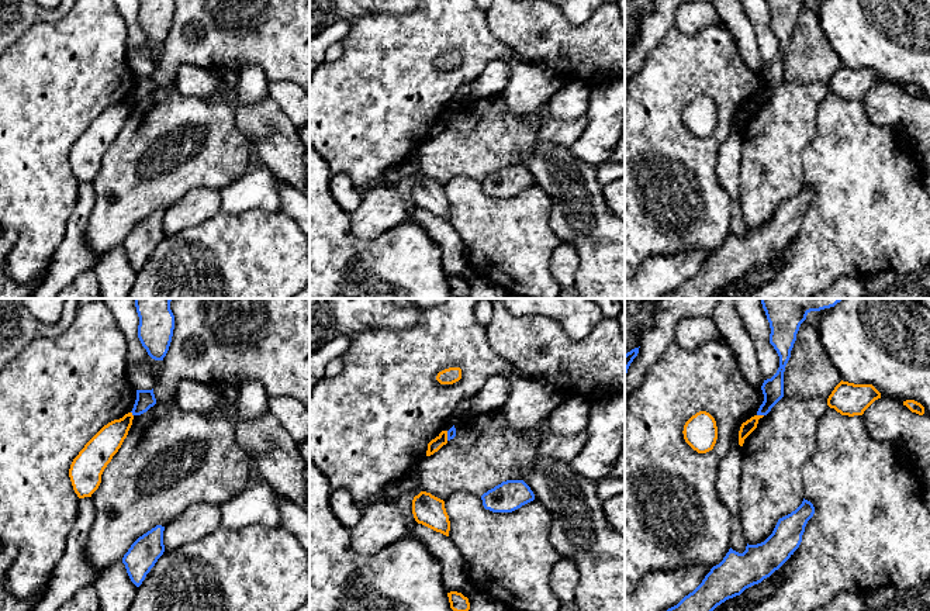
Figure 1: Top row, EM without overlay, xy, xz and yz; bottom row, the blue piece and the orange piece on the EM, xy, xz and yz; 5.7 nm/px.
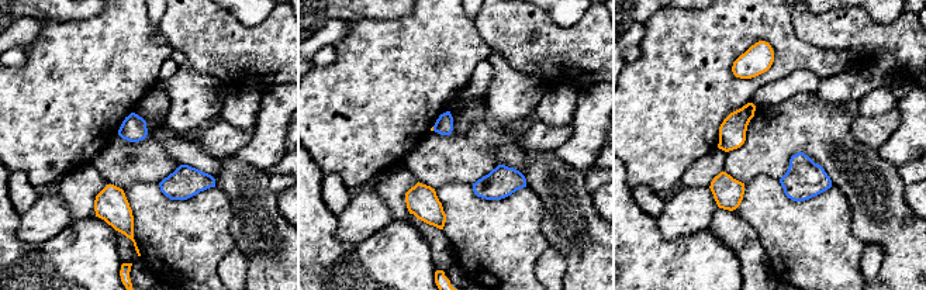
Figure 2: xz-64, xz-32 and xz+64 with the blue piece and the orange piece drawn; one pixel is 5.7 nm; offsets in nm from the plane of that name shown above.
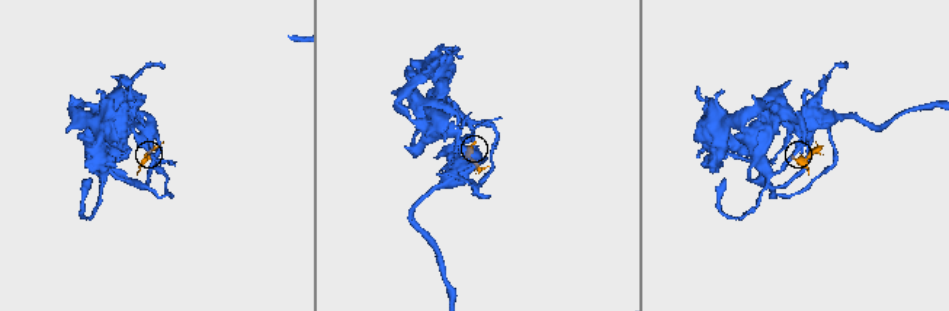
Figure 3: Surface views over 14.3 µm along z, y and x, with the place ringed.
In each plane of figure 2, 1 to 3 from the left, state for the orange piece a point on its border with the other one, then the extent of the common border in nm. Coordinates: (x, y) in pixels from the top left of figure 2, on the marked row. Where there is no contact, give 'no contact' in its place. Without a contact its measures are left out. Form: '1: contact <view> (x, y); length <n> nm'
1: no contact
2: contact xz-32 (434, 128); length 30 nm
3: no contact

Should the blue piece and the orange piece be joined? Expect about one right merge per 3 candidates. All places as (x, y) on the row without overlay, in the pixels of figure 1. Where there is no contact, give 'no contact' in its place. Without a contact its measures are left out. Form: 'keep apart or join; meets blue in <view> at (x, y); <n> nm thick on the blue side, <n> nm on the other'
keep apart; meets blue in yz at (760, 99); 130 nm thick on the blue side, 70 nm on the other

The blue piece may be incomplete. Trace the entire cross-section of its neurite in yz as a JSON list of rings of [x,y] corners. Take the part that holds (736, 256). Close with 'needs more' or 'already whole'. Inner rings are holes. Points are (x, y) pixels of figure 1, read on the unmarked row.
[[[803,183],[795,196],[778,204],[764,227],[747,228],[743,238],[730,232],[723,245],[711,253],[692,277],[663,298],[711,298],[726,284],[761,267],[799,232],[805,211],[813,199],[813,189]]]; already whole

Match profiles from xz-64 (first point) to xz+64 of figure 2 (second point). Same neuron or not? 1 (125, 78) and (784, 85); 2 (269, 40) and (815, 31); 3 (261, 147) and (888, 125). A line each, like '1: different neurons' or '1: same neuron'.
1: different neurons
2: same neuron
3: different neurons

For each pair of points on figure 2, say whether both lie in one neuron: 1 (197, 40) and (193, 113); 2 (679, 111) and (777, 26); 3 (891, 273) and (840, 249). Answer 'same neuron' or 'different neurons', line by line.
1: different neurons
2: same neuron
3: different neurons

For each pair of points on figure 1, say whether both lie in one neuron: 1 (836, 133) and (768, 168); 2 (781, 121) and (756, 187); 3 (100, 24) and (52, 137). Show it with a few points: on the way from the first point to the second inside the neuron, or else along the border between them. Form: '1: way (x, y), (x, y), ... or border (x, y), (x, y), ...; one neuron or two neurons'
1: border (818, 117), (818, 133), (802, 154), (802, 180); two neurons
2: way (774, 138), (771, 145), (771, 171); one neuron
3: way (85, 52), (52, 86), (52, 109); one neuron

